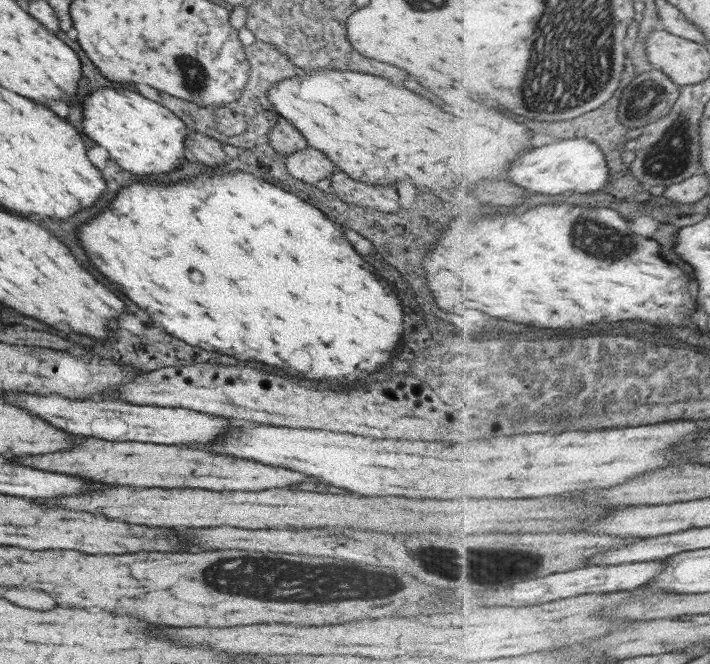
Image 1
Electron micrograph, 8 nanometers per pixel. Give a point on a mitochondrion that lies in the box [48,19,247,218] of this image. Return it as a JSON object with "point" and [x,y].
{"point":[195,79]}

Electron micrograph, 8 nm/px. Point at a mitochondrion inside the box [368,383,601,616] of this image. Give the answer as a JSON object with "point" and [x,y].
{"point":[497,566]}

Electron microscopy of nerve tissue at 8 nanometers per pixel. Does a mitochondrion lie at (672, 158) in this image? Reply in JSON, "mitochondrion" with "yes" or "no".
{"mitochondrion":"yes"}

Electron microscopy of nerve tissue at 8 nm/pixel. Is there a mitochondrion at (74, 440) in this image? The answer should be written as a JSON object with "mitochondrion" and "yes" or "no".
{"mitochondrion":"no"}

